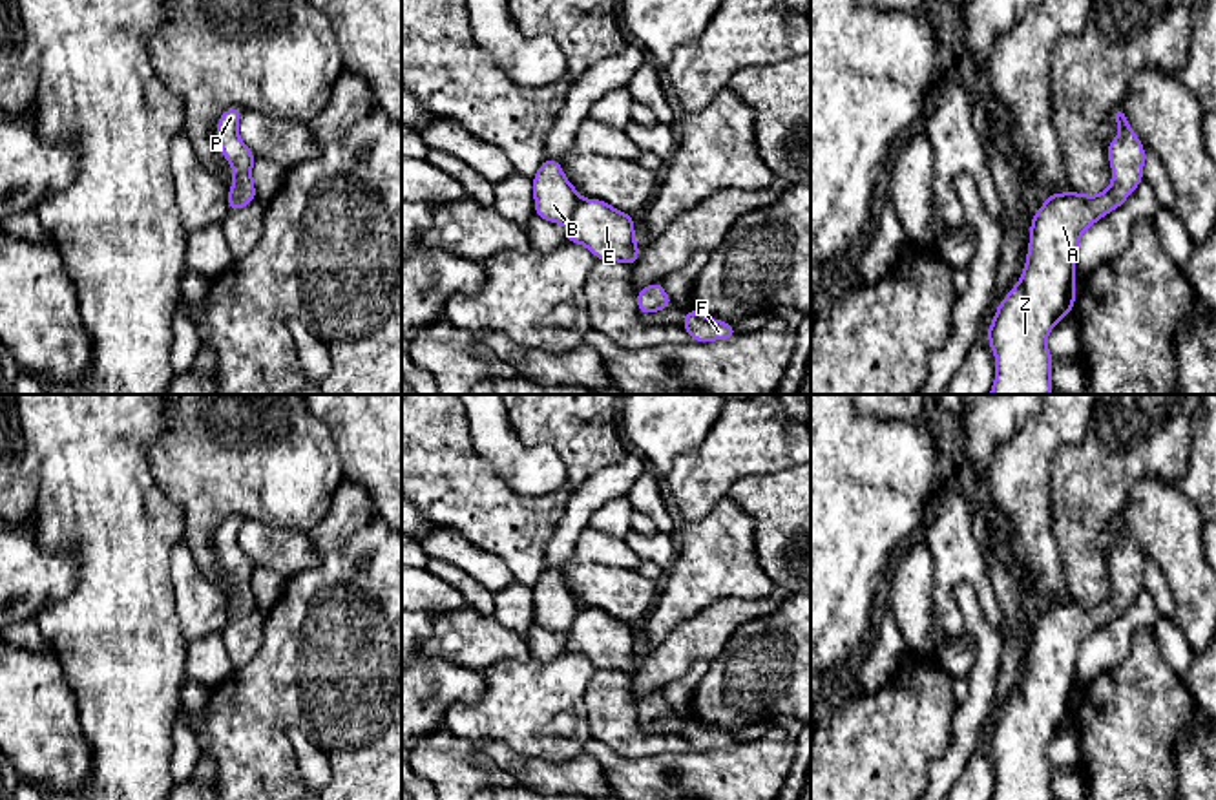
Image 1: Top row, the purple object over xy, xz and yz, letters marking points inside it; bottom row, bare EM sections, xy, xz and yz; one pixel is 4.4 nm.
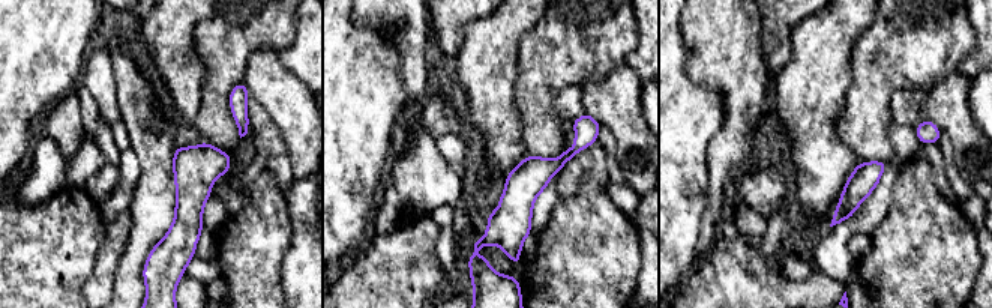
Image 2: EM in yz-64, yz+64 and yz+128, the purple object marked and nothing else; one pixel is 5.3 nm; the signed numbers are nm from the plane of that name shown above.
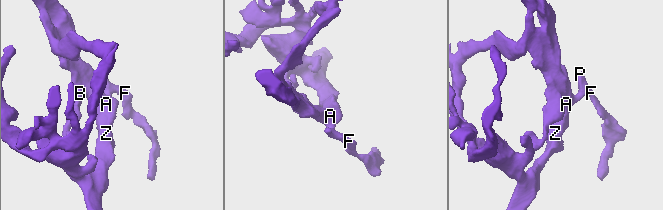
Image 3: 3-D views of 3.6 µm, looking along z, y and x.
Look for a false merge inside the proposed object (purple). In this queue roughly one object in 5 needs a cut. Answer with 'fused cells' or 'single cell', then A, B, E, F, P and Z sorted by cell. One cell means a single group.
single cell; groups A B E F P Z

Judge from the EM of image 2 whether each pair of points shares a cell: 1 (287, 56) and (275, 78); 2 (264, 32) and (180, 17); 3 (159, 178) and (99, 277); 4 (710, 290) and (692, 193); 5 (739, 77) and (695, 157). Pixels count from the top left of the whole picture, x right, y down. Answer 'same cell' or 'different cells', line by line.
1: different cells
2: different cells
3: different cells
4: different cells
5: different cells

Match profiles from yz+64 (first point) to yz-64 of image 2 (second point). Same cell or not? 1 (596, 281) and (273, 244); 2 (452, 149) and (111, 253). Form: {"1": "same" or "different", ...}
{"1": "same", "2": "same"}

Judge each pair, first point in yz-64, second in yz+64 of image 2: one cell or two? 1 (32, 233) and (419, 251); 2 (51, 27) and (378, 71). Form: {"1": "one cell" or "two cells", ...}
{"1": "one cell", "2": "one cell"}

